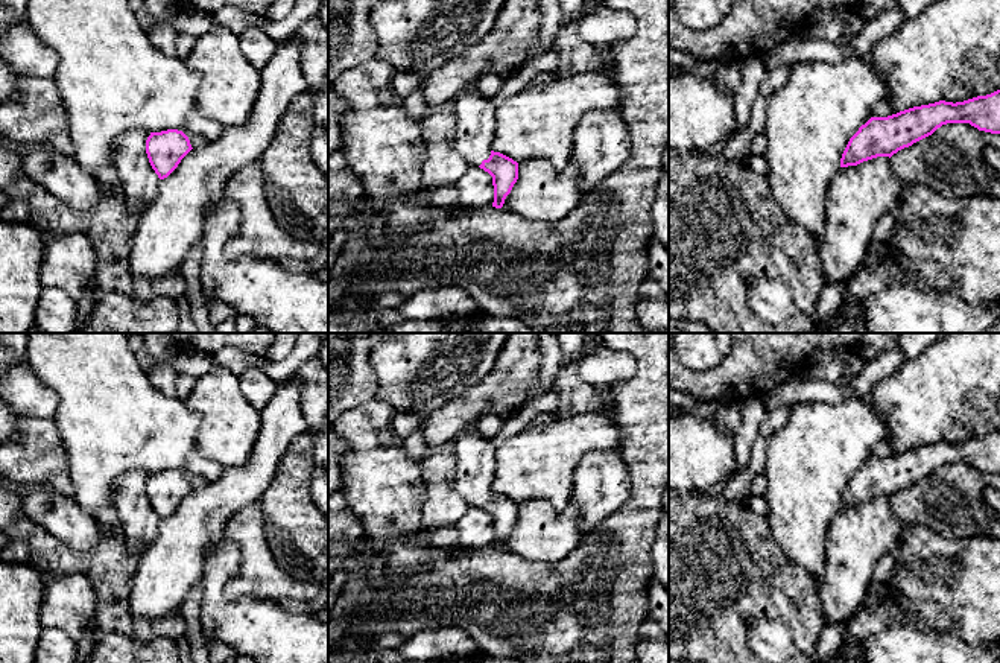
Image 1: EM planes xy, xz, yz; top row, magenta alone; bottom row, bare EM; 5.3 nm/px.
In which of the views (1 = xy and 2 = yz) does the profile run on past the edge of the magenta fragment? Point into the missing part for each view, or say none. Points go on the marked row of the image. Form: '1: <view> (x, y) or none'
1: none
2: none

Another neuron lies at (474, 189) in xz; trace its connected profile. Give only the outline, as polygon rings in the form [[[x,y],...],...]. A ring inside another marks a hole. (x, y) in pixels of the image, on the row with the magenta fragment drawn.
[[[468,166],[465,175],[457,179],[459,202],[465,208],[483,208],[494,202],[492,176],[479,166]]]

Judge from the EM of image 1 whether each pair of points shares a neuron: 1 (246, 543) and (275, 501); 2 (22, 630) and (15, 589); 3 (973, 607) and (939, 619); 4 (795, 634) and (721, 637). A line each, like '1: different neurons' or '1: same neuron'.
1: different neurons
2: same neuron
3: different neurons
4: same neuron

